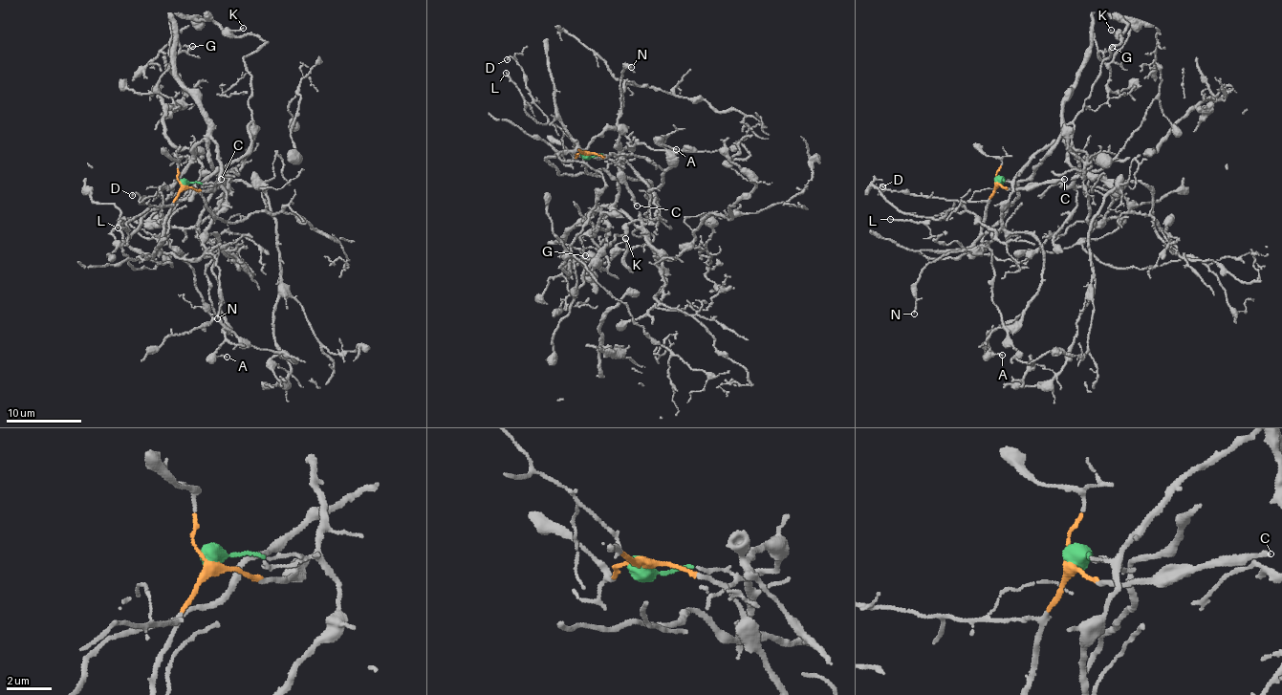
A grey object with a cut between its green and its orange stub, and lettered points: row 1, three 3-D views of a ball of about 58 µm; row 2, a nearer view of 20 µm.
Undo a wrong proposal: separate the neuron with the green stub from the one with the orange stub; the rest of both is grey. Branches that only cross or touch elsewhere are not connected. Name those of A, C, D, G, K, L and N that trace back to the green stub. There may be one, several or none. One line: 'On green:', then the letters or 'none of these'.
On green: A, G

